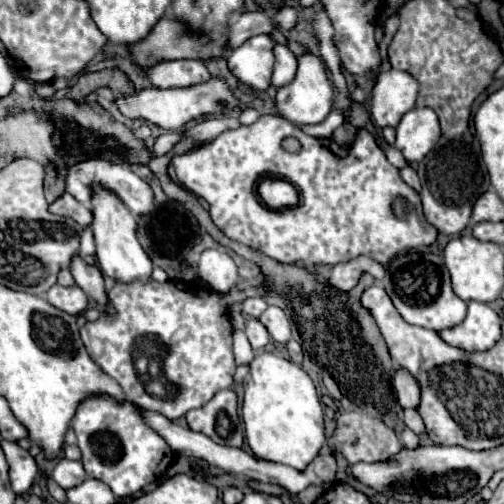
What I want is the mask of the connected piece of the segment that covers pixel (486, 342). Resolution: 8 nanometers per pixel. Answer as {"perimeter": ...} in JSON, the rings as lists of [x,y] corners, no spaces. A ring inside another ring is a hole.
{"perimeter":[[[469,302],[467,318],[455,328],[439,332],[439,336],[465,352],[487,352],[503,338],[501,316],[483,302]]]}

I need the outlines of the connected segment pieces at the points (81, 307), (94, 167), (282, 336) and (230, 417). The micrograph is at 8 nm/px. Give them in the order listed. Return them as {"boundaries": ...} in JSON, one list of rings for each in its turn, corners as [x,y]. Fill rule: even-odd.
{"boundaries":[[[[55,284],[47,292],[47,302],[53,304],[55,308],[59,308],[59,310],[71,314],[71,316],[77,316],[77,314],[85,312],[85,308],[87,308],[87,296],[77,286],[65,288],[61,284]]],[[[91,158],[91,160],[79,162],[77,170],[69,170],[69,174],[65,178],[65,192],[71,194],[81,204],[87,204],[91,200],[95,186],[113,192],[125,204],[125,208],[129,208],[129,212],[133,212],[135,216],[147,214],[153,210],[153,192],[151,192],[149,184],[145,180],[141,180],[137,174],[133,174],[127,164],[115,164],[109,160],[93,160]]],[[[269,306],[261,314],[259,320],[265,324],[265,328],[273,336],[273,340],[277,340],[277,342],[289,342],[289,338],[291,338],[291,318],[285,314],[283,308]]],[[[227,388],[217,392],[205,406],[187,414],[191,430],[209,436],[213,442],[223,446],[241,448],[243,428],[237,414],[237,394]]]]}

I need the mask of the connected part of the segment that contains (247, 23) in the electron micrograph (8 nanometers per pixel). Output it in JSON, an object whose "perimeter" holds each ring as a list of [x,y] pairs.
{"perimeter":[[[243,12],[235,24],[229,28],[229,48],[241,46],[245,40],[257,34],[271,34],[271,20],[263,12]]]}

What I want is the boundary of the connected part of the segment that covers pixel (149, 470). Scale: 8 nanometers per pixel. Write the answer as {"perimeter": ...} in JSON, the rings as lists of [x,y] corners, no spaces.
{"perimeter":[[[93,394],[79,402],[71,426],[81,448],[81,462],[89,478],[101,480],[117,498],[129,498],[155,482],[159,474],[173,462],[173,450],[165,438],[141,420],[141,408],[129,402],[119,402],[109,394]]]}

